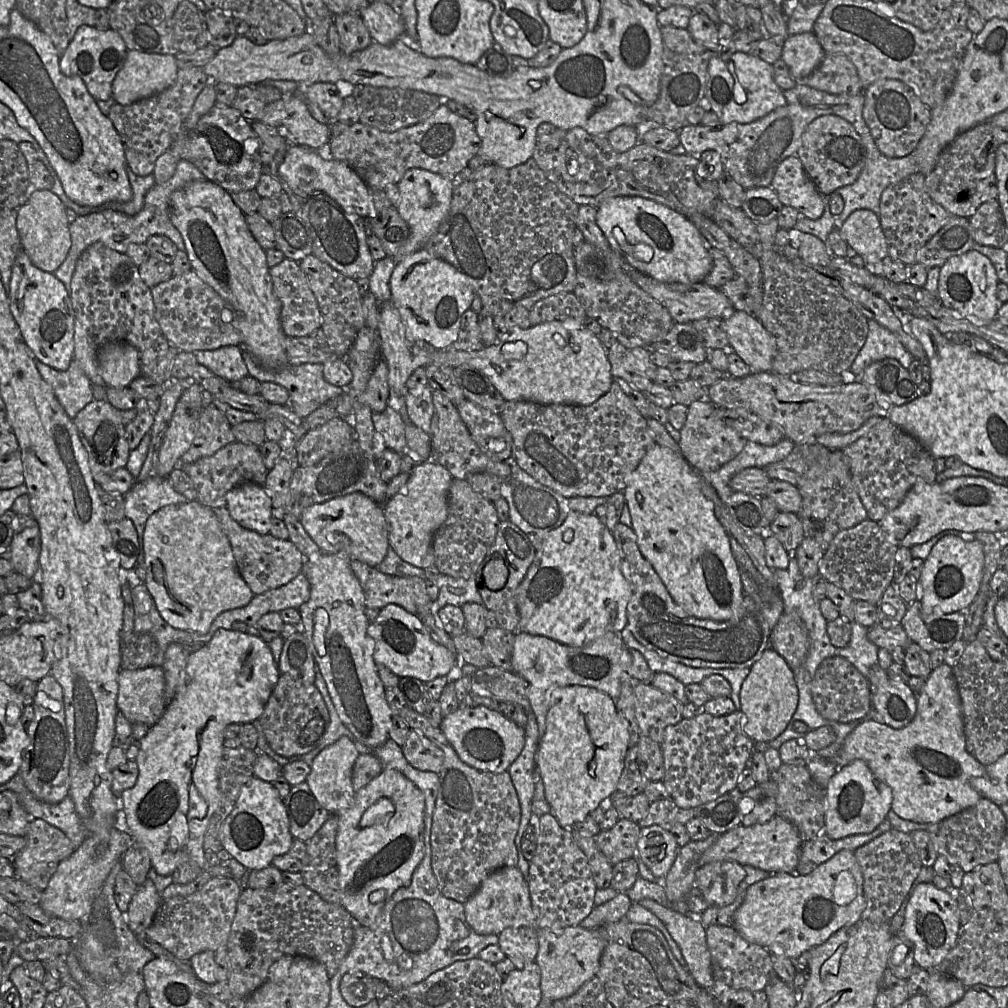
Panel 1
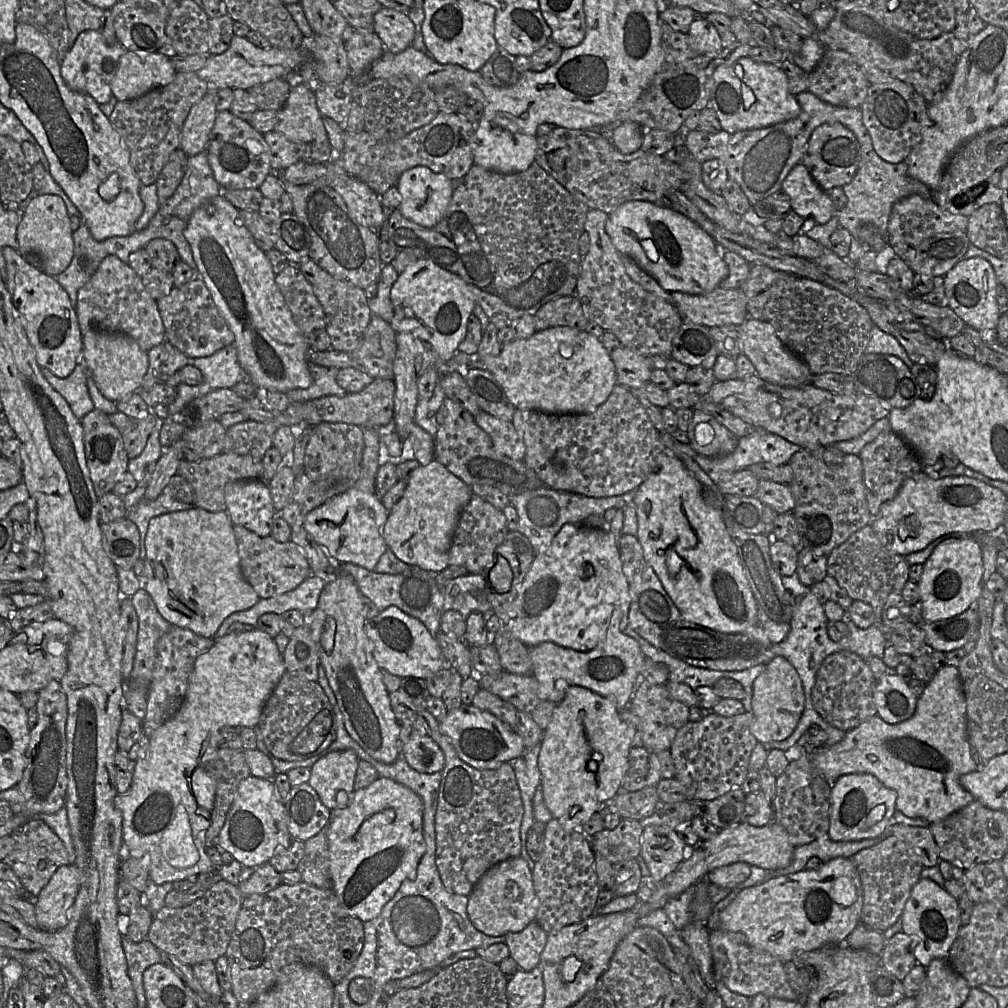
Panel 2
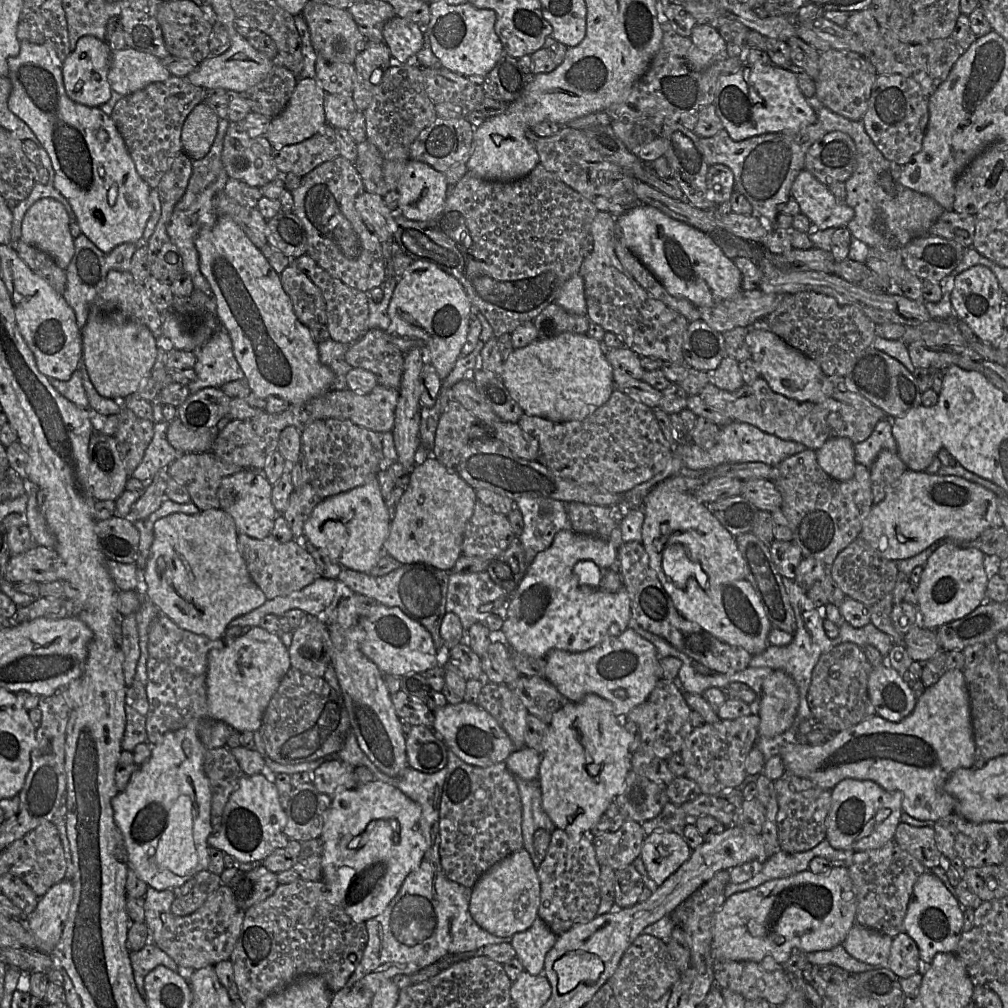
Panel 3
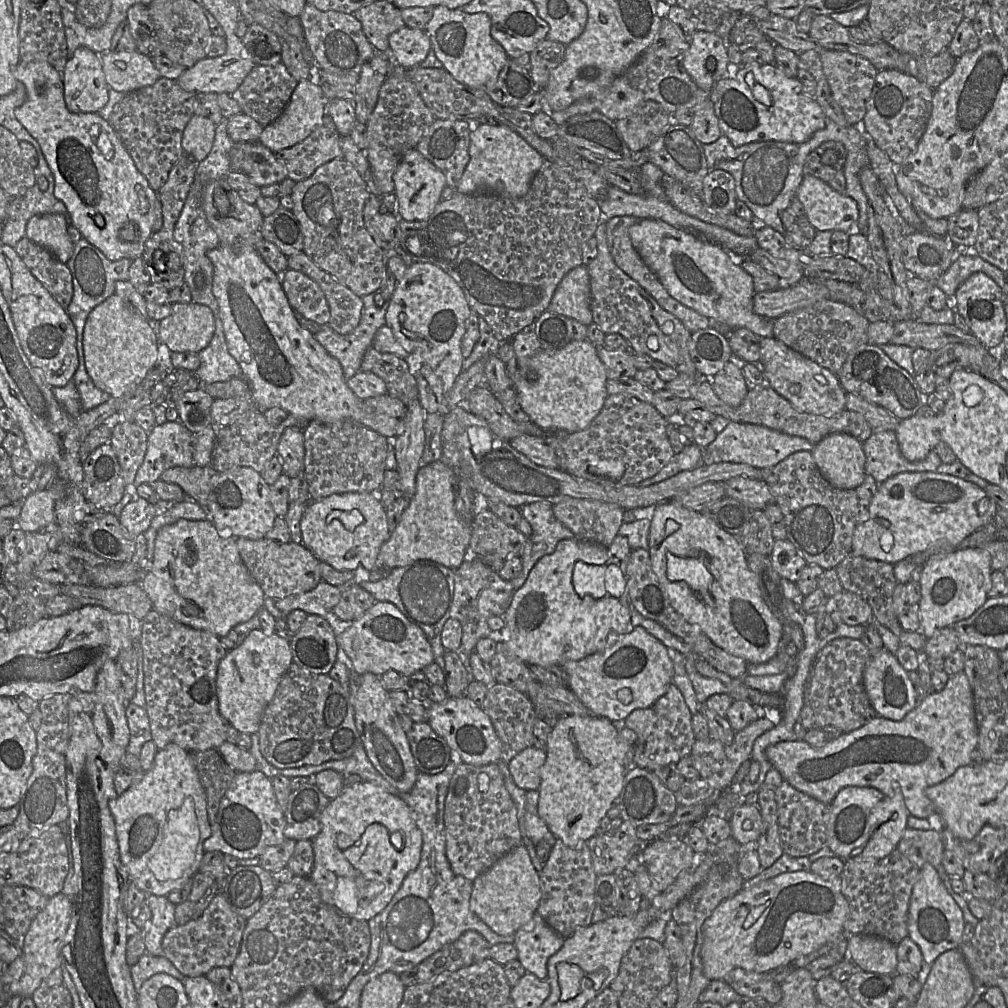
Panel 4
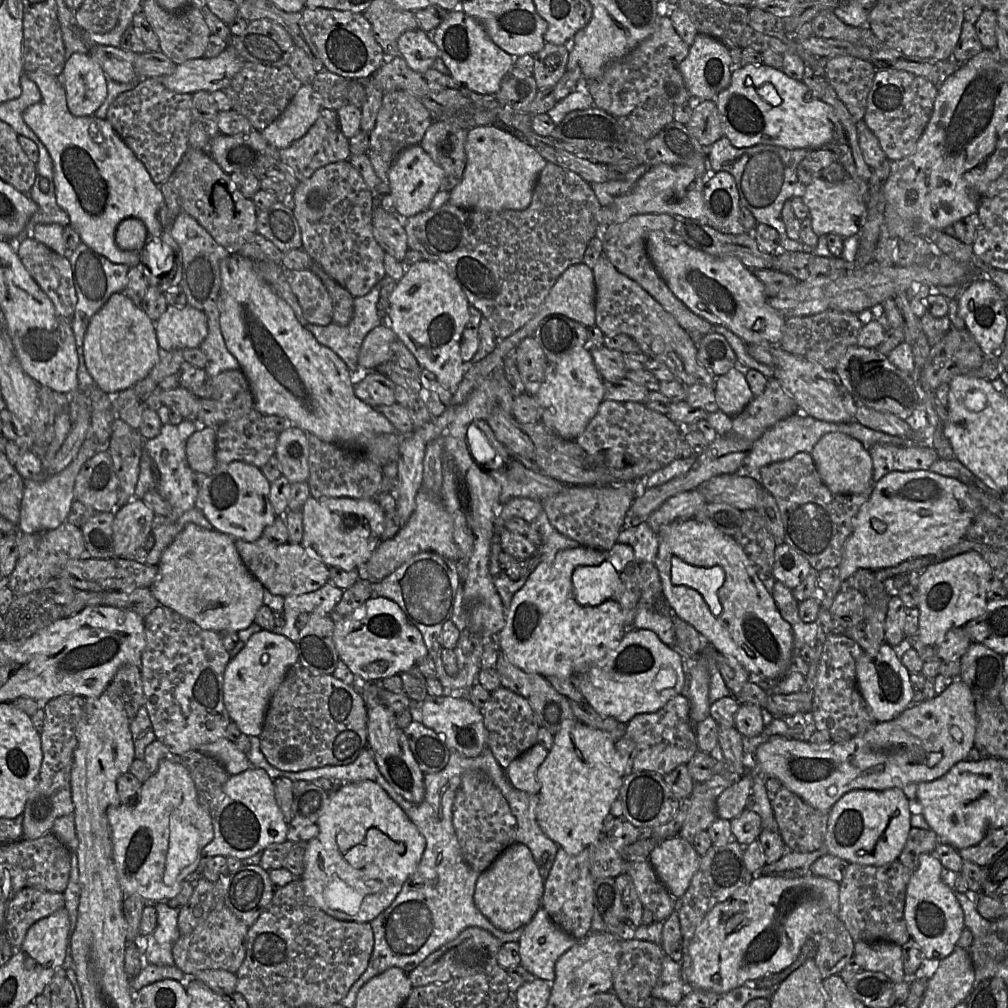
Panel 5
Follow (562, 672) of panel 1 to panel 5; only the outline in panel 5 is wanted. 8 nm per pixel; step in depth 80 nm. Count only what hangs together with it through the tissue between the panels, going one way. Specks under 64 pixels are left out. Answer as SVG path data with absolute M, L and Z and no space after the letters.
M628 629L616 648L580 676L585 701L600 715L625 724L637 714L657 712L670 699L681 695L685 684L679 653L647 629Z

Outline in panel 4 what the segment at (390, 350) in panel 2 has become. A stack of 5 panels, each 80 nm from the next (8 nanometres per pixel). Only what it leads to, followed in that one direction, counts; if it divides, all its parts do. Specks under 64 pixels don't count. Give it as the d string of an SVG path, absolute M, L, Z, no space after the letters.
M371 346L364 354L360 369L380 377L386 384L388 394L405 405L418 399L417 381L405 359L378 352Z

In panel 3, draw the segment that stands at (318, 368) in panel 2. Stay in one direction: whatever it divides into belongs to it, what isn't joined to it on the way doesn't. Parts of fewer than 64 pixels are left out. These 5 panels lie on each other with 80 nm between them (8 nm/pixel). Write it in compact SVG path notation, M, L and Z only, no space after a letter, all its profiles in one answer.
M331 338L318 344L320 361L330 367L335 375L330 390L347 388L346 375L352 369L345 361L345 353L351 344L336 342Z

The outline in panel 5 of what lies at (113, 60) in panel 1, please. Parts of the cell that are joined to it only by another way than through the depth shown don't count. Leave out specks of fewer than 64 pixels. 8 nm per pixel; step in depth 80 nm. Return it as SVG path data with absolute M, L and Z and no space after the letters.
M74 53L67 59L61 79L73 116L94 115L107 97L106 75L89 54Z

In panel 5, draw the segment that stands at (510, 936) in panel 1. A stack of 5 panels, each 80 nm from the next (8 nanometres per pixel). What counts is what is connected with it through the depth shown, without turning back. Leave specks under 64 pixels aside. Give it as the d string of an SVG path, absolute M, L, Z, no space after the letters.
M539 908L519 939L520 965L535 978L552 983L556 961L577 941L555 925L545 909Z

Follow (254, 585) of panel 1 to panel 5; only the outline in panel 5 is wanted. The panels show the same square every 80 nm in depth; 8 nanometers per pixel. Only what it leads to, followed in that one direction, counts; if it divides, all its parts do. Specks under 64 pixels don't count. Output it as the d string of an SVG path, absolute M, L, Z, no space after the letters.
M260 537L254 542L235 540L235 547L248 571L273 595L285 597L314 592L329 581L328 567L319 559L308 554L301 544L275 545L264 537Z

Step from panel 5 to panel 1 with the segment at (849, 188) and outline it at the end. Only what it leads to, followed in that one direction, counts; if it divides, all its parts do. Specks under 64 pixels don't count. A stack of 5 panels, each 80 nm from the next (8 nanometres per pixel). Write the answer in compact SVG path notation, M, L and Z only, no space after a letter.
M797 155L784 159L777 167L770 187L783 205L795 208L815 220L824 212L824 195L808 177Z

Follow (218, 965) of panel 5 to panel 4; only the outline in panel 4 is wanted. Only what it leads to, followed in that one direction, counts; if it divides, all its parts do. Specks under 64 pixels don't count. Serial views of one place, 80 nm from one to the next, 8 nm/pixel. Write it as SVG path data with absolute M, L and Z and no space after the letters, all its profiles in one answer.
M219 892L198 919L175 925L166 932L162 940L164 956L185 977L203 976L215 967L231 968L240 951L246 921Z

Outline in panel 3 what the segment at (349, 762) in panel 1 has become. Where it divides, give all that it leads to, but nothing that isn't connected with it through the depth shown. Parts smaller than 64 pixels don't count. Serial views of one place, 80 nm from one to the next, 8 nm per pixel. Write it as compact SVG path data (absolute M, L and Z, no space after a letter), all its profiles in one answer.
M328 760L312 771L311 783L319 792L332 797L337 792L356 786L354 769L352 765L341 760Z

